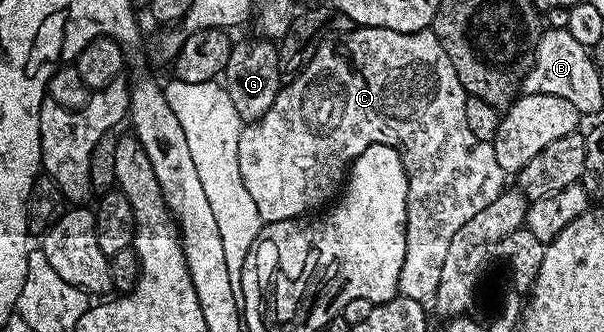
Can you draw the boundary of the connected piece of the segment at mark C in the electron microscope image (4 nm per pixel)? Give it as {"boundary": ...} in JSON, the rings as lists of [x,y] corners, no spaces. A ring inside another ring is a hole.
{"boundary":[[[354,25],[348,31],[339,31],[323,39],[322,44],[315,49],[313,55],[303,62],[300,70],[291,79],[294,80],[291,83],[289,80],[278,92],[276,101],[272,101],[272,109],[268,109],[268,113],[264,113],[262,119],[247,122],[240,133],[240,145],[238,146],[240,177],[244,181],[244,189],[248,189],[249,195],[256,205],[256,213],[260,213],[263,224],[275,223],[284,219],[296,219],[305,216],[305,211],[310,211],[313,207],[320,206],[321,203],[327,202],[326,204],[329,204],[339,194],[351,163],[356,157],[360,157],[360,153],[364,153],[364,149],[368,149],[368,145],[383,143],[389,147],[397,147],[399,153],[402,154],[404,173],[408,179],[406,248],[404,249],[404,263],[400,269],[398,294],[419,301],[433,300],[436,289],[440,285],[440,268],[444,265],[444,257],[448,254],[448,245],[452,242],[452,237],[456,237],[460,225],[472,221],[472,217],[476,217],[476,213],[480,213],[485,207],[492,205],[492,201],[496,201],[496,197],[501,195],[504,190],[502,182],[507,182],[508,179],[506,172],[502,171],[499,163],[496,162],[493,142],[480,141],[476,137],[476,133],[472,133],[472,129],[468,129],[468,120],[464,117],[464,105],[468,96],[460,85],[460,77],[456,77],[456,69],[452,65],[452,61],[448,61],[448,53],[444,53],[444,45],[440,45],[440,41],[430,29],[400,33],[383,27]]]}

